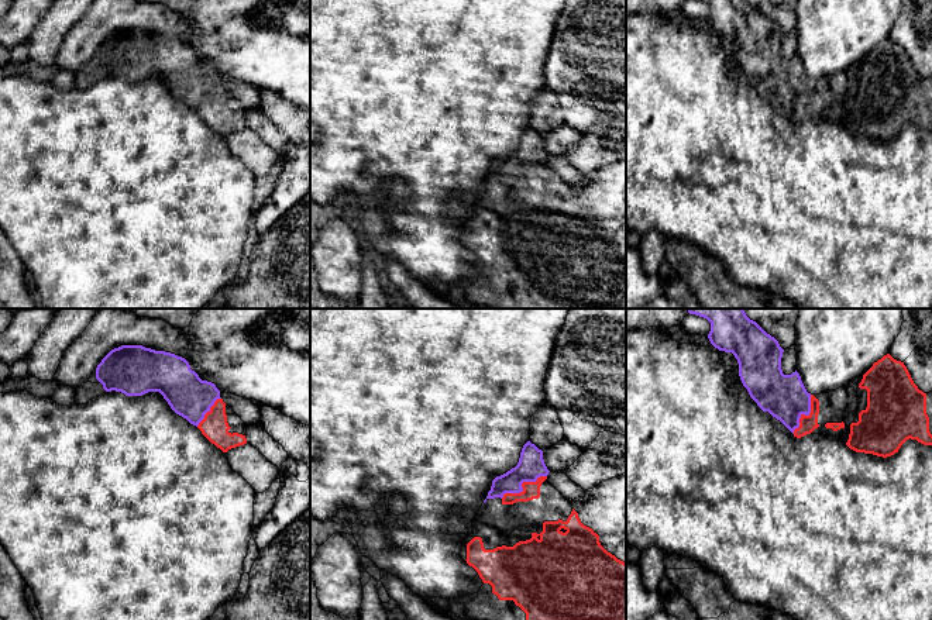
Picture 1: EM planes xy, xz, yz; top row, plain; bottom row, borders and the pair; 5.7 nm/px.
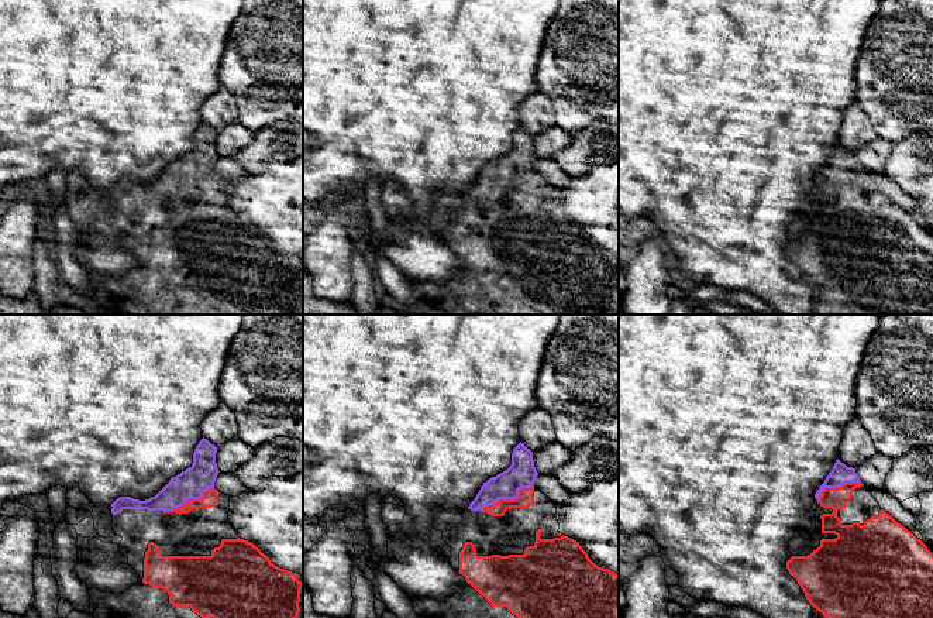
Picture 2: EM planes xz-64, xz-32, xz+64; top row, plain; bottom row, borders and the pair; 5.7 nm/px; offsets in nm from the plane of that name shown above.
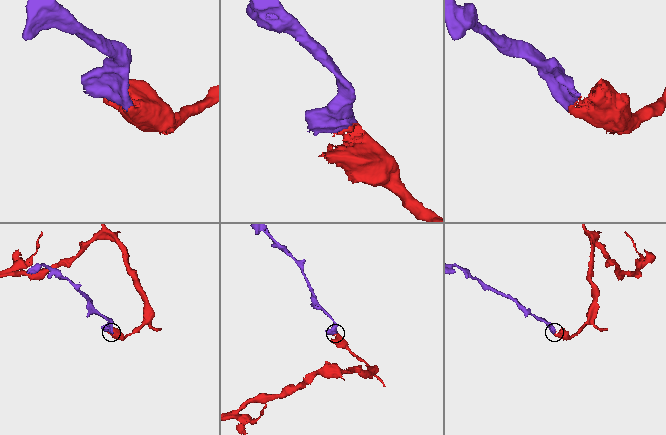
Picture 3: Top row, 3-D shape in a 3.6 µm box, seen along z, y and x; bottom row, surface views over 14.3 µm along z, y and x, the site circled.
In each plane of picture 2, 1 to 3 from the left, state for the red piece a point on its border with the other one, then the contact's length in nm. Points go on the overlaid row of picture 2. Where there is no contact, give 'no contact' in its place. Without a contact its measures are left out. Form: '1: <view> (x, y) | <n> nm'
1: xz-64 (189, 498) | 320 nm
2: xz-32 (508, 498) | 340 nm
3: xz+64 (836, 487) | 280 nm

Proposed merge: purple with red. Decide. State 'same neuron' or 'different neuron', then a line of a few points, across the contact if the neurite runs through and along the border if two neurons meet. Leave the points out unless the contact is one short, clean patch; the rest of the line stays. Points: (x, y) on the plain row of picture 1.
same neuron; line xz (530, 150), (530, 157), (520, 169), (530, 174)

